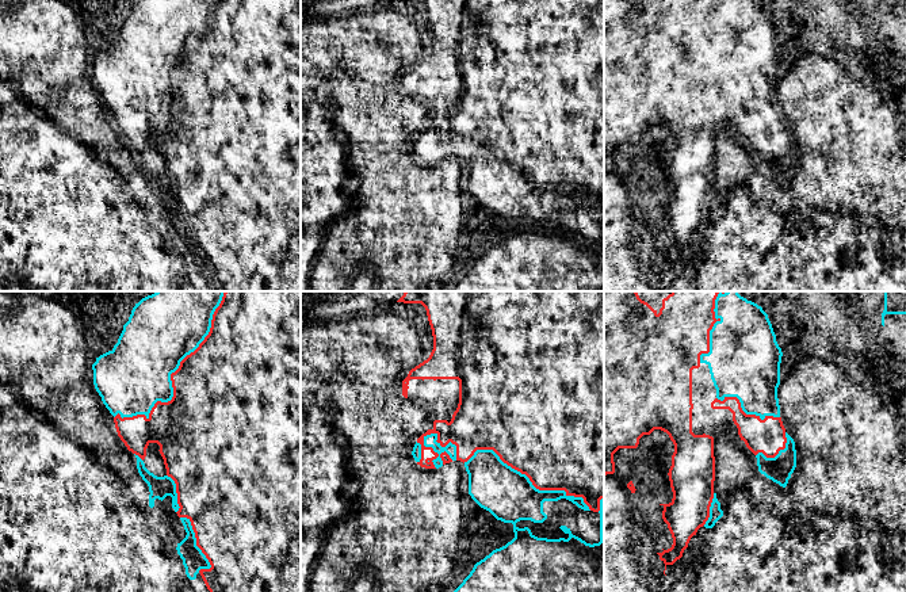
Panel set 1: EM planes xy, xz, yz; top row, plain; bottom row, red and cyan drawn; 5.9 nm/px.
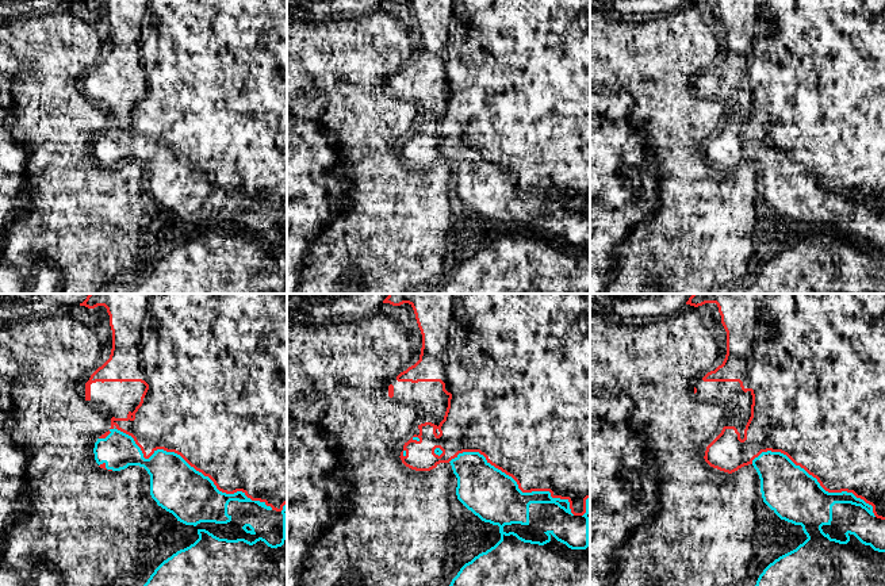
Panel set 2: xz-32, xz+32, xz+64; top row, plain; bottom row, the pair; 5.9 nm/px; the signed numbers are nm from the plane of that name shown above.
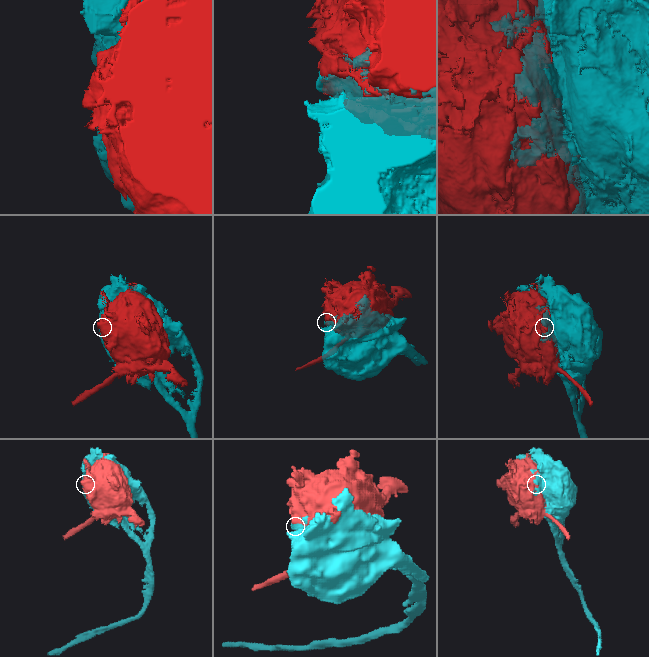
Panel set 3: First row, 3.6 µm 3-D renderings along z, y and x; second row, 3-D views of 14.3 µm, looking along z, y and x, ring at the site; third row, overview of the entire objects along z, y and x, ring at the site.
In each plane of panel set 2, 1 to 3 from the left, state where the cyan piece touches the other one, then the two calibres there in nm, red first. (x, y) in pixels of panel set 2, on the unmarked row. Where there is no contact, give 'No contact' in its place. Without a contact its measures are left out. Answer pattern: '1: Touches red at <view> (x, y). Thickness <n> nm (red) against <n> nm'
1: Touches red at xz-32 (192, 163). Thickness 500 nm (red) against 300 nm
2: Touches red at xz+32 (517, 180). Thickness 480 nm (red) against 300 nm
3: Touches red at xz+64 (818, 177). Thickness 480 nm (red) against 320 nm

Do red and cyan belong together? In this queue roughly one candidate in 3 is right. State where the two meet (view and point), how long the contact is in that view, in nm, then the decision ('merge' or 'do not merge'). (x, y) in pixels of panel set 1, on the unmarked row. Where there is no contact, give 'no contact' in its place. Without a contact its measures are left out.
xy (171, 76) | 900 nm | do not merge

